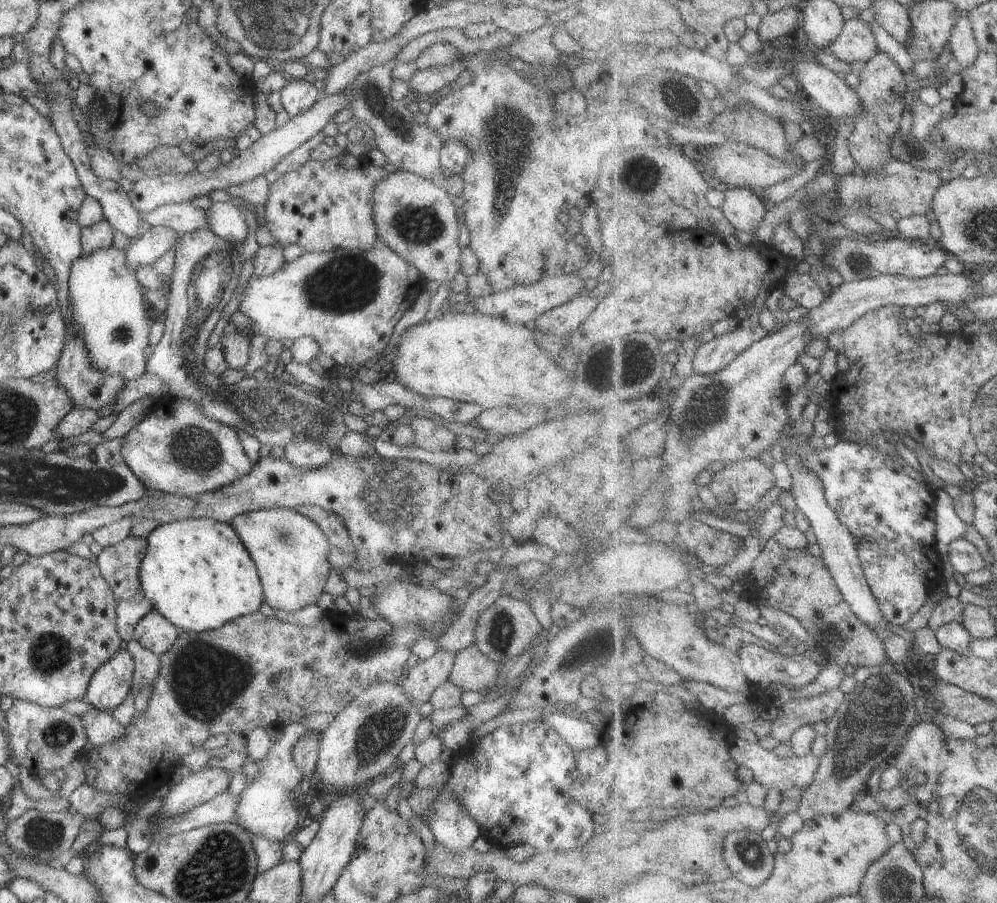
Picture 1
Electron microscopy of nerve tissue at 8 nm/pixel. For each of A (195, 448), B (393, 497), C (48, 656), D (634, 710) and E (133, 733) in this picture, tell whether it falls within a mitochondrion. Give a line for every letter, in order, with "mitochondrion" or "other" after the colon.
A: mitochondrion
B: mitochondrion
C: mitochondrion
D: other
E: other

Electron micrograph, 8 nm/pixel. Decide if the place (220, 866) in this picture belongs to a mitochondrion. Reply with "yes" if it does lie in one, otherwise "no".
yes

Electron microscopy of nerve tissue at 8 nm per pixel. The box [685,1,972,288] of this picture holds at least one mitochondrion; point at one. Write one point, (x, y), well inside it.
(857, 262)

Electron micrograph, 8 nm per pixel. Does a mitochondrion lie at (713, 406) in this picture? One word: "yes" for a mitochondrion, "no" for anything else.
yes

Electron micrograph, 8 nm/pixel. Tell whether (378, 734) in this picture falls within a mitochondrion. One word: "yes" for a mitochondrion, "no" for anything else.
yes

